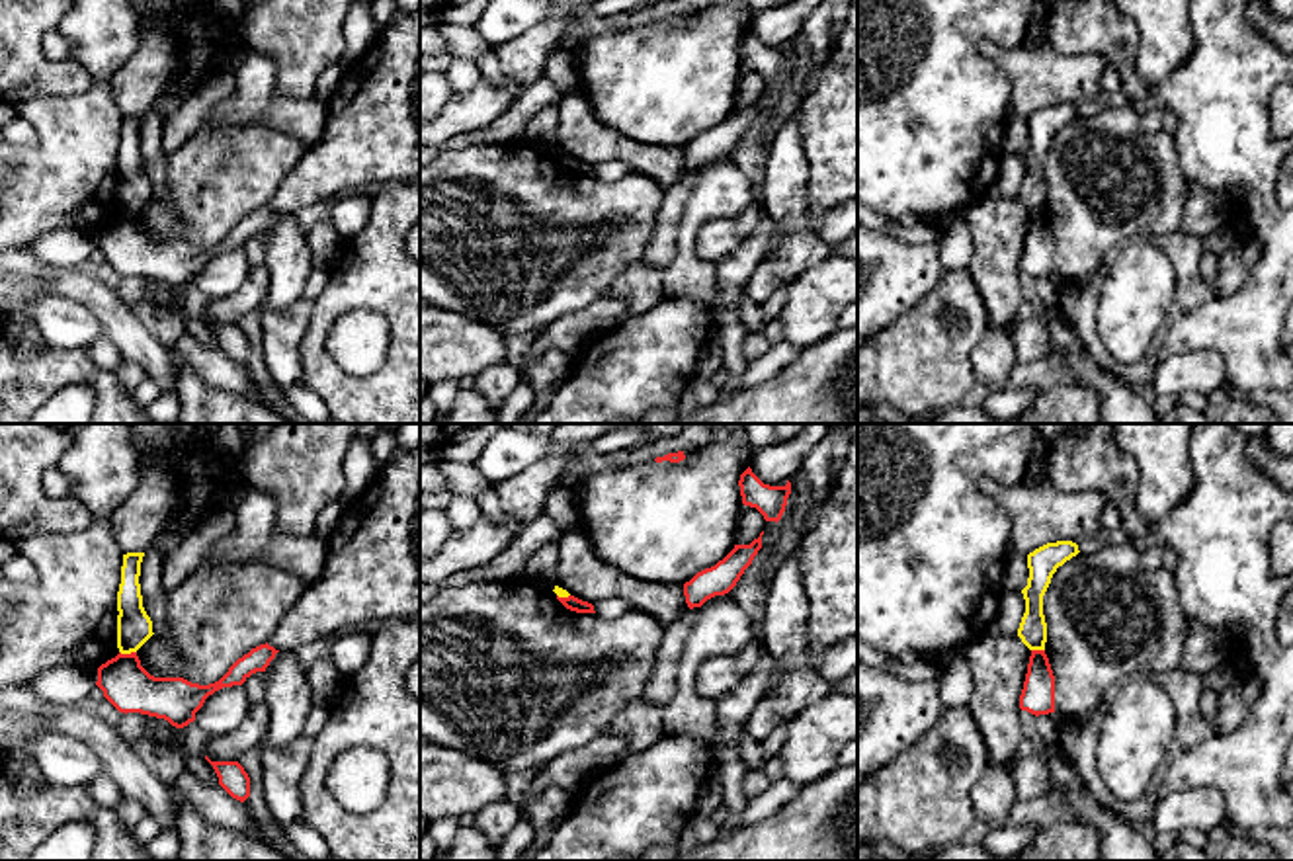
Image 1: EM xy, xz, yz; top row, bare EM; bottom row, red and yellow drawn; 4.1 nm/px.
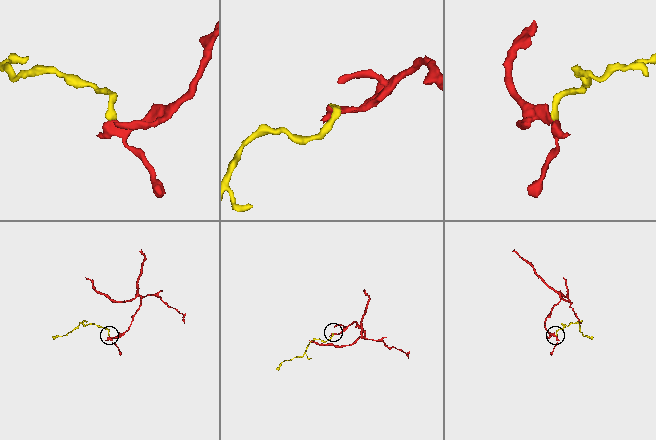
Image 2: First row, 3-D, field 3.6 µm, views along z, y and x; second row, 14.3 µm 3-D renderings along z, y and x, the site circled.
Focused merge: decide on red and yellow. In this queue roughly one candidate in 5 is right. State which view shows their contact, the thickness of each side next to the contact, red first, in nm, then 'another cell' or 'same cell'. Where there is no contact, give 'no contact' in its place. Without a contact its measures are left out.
meets red in xy; 200 nm thick on the red side, 140 nm on the other; another cell

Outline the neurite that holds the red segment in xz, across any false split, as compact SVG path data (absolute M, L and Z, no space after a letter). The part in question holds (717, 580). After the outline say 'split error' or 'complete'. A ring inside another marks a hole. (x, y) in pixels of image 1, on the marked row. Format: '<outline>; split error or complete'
M764 531L750 545L734 545L723 560L686 582L688 607L701 607L707 599L729 594L762 549L762 535Z; complete

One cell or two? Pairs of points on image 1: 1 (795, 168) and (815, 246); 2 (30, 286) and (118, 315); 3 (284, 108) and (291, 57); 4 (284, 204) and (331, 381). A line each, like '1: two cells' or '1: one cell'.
1: one cell
2: one cell
3: two cells
4: two cells

